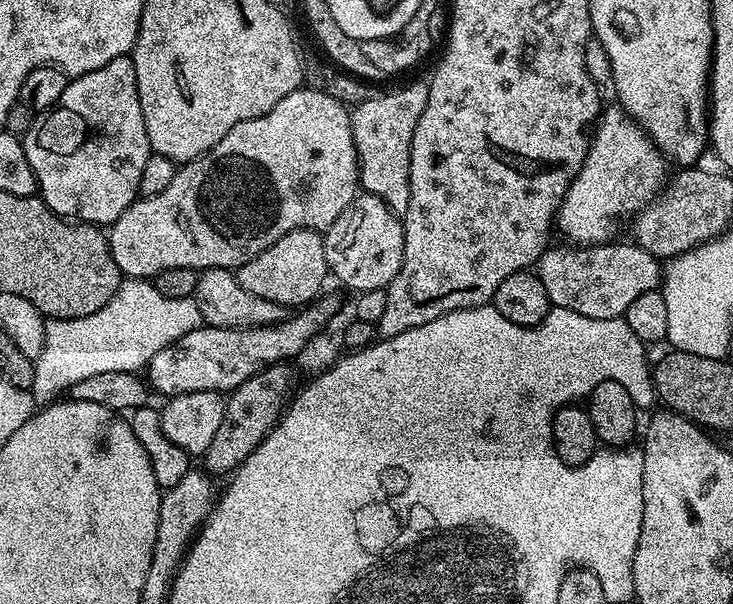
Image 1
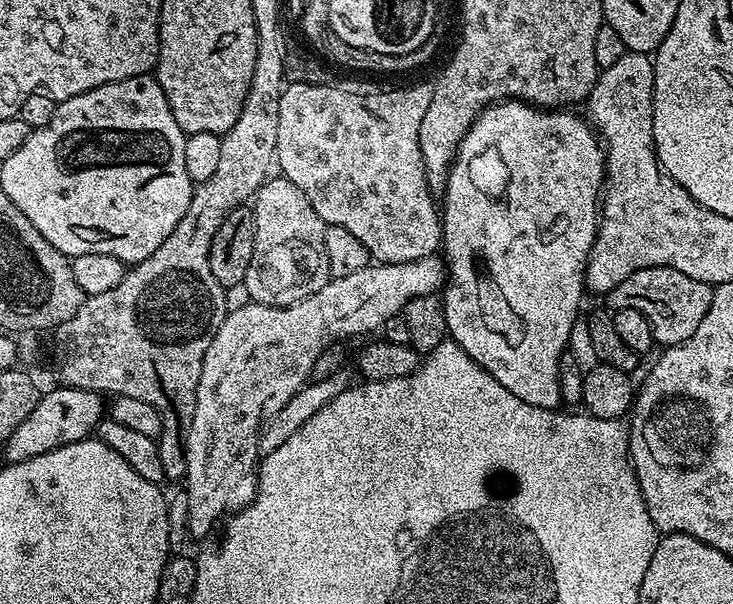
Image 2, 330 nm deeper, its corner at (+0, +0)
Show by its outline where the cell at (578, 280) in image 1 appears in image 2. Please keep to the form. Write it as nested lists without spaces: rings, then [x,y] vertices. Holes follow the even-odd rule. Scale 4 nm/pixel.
[[[643,268],[630,274],[630,278],[622,278],[622,282],[606,294],[606,304],[612,310],[629,308],[638,310],[638,314],[646,314],[656,344],[671,346],[686,342],[686,338],[698,330],[698,322],[702,322],[706,310],[710,310],[712,289],[713,285],[698,282],[673,268]]]

